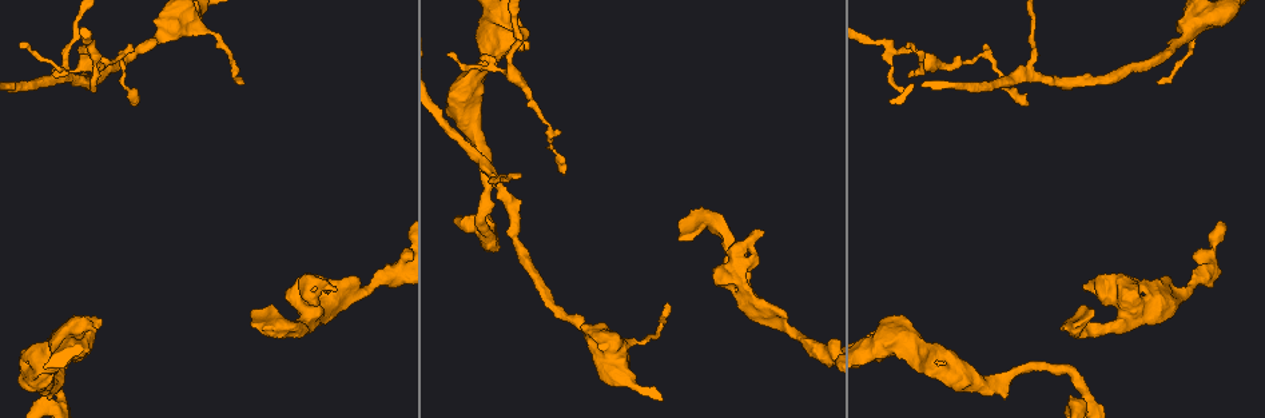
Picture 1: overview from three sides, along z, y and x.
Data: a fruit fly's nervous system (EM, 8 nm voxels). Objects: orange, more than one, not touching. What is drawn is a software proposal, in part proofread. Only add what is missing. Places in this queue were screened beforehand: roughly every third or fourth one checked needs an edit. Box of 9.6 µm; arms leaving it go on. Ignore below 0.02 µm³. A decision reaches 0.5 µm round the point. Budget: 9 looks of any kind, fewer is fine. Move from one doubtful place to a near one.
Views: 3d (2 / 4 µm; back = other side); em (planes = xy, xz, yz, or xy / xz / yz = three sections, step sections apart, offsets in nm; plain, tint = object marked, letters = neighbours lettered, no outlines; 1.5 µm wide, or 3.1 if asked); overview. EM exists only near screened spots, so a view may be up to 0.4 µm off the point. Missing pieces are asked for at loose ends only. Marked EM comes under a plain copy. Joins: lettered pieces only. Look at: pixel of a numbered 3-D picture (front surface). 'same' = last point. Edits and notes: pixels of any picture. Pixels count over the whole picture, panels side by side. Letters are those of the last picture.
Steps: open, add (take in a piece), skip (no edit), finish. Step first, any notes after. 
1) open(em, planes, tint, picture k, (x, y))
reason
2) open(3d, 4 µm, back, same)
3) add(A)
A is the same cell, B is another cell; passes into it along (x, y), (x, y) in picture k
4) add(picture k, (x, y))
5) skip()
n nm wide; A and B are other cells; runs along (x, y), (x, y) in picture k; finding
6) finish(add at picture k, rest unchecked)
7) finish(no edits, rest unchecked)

open(3d, 2 µm, back, picture 1, (21, 42))
tapers out

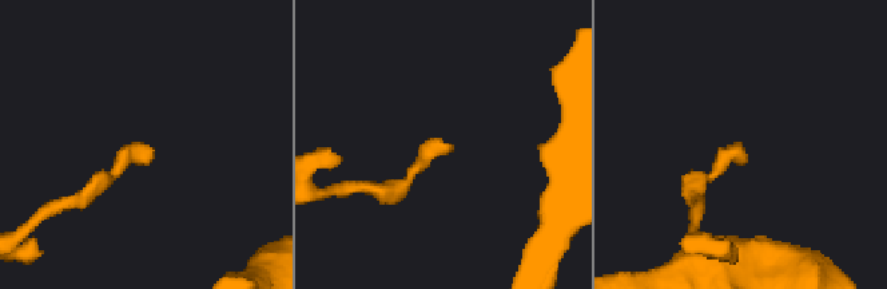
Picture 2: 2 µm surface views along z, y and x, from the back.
open(em, planes, letters, picture 2, (738, 145))
now the EM

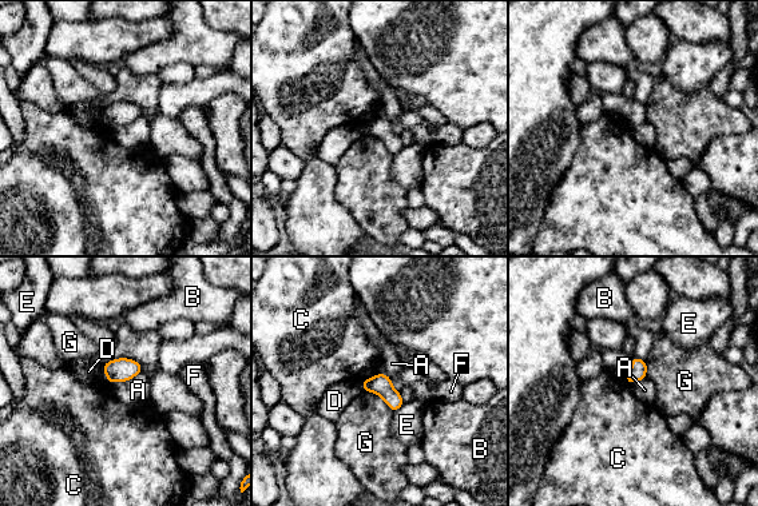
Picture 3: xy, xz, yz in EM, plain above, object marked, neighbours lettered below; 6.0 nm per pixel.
skip()
G touches over 240 nm; A, B, C, D, E, F and G are other cells; border along (364, 389), (377, 394), (393, 411) in picture 3; no lettered piece goes on from it

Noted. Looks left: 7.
open(em, planes, letters, picture 1, (526, 50))
free end

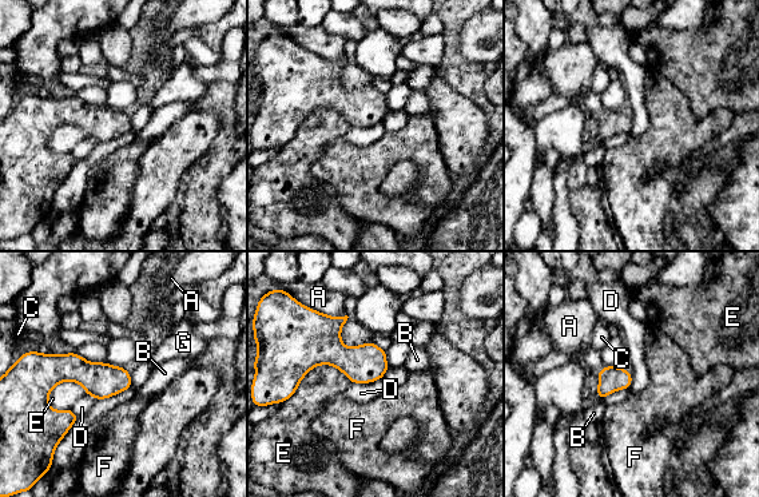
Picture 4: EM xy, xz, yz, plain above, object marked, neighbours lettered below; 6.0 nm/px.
skip()
A, B, C, D, E, F and G are other cells; border along (381, 378), (373, 382), (352, 384) in picture 4; no lettered piece goes on from it

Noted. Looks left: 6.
open(3d, 2 µm, picture 1, (666, 304))
branch stops here

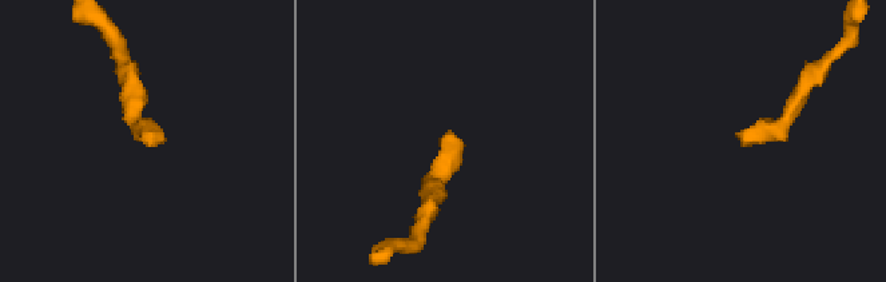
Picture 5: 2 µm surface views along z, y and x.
open(em, xy, step 4, tint, picture 5, (152, 142))

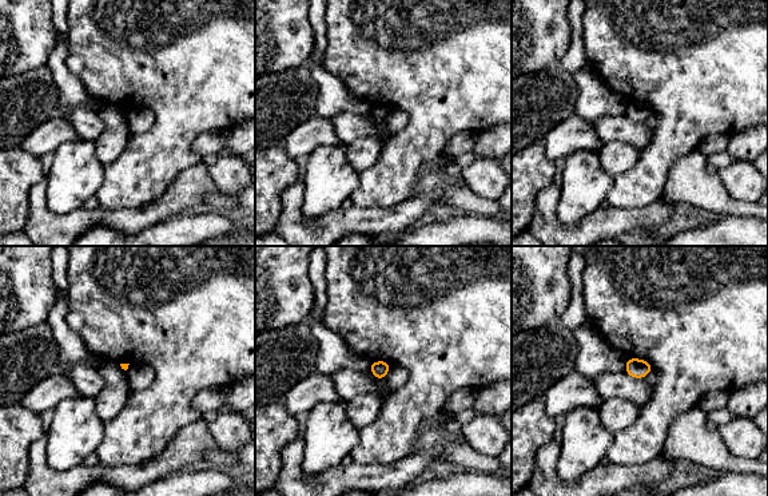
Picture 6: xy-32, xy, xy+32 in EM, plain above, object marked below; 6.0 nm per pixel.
open(em, planes, letters, same)
another direction

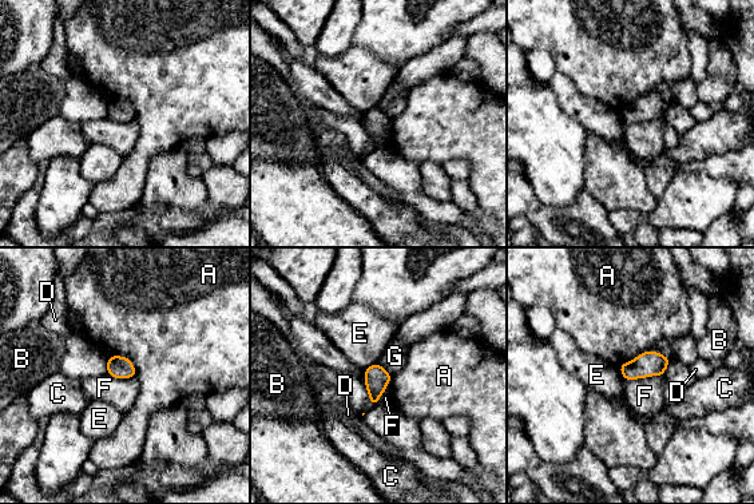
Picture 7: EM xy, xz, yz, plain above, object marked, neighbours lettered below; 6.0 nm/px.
skip()
130 nm wide; A, B, C, D, E, F and G are other cells; border along (663, 374), (626, 381) in picture 7; none of them fits

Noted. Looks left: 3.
open(3d, 4 µm, picture 1, (1092, 308))
free end

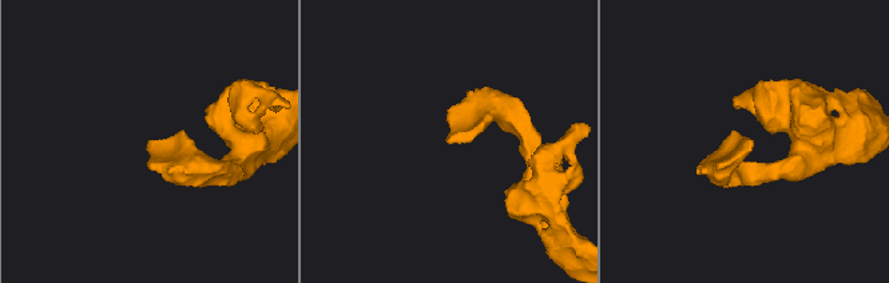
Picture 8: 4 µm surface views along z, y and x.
open(em, planes, tint, picture 8, (151, 142))
shape alone is not enough

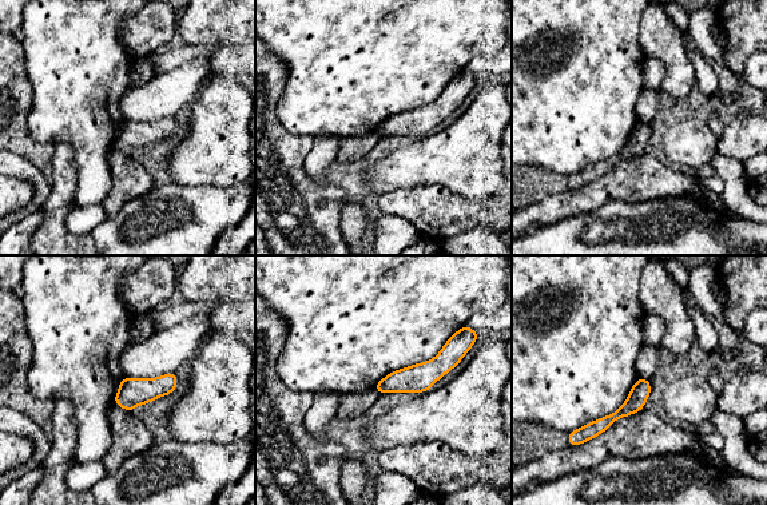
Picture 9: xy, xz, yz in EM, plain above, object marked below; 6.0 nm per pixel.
open(em, planes, letters, same)
see the neighbours

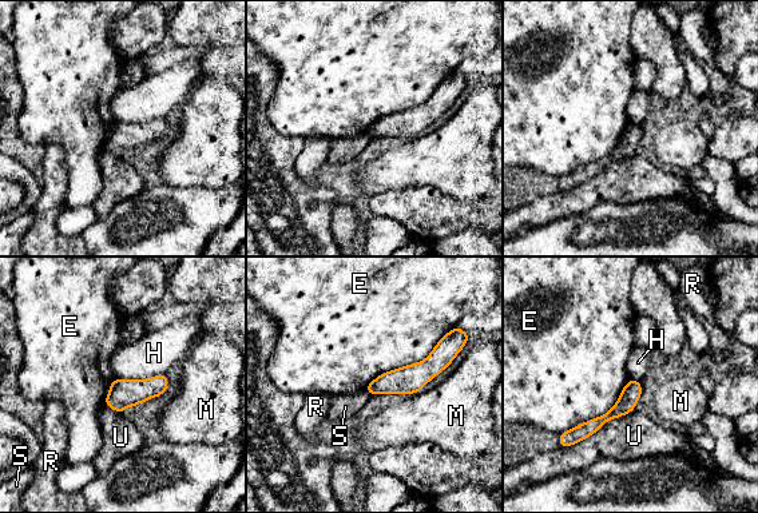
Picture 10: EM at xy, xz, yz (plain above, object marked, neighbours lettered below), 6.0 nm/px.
skip()
E, H, M, R, S and U are other cells; runs along (449, 357), (412, 378), (370, 389) in picture 10; no lettered piece goes on from it

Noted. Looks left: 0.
finish(no edits, rest unchecked)

